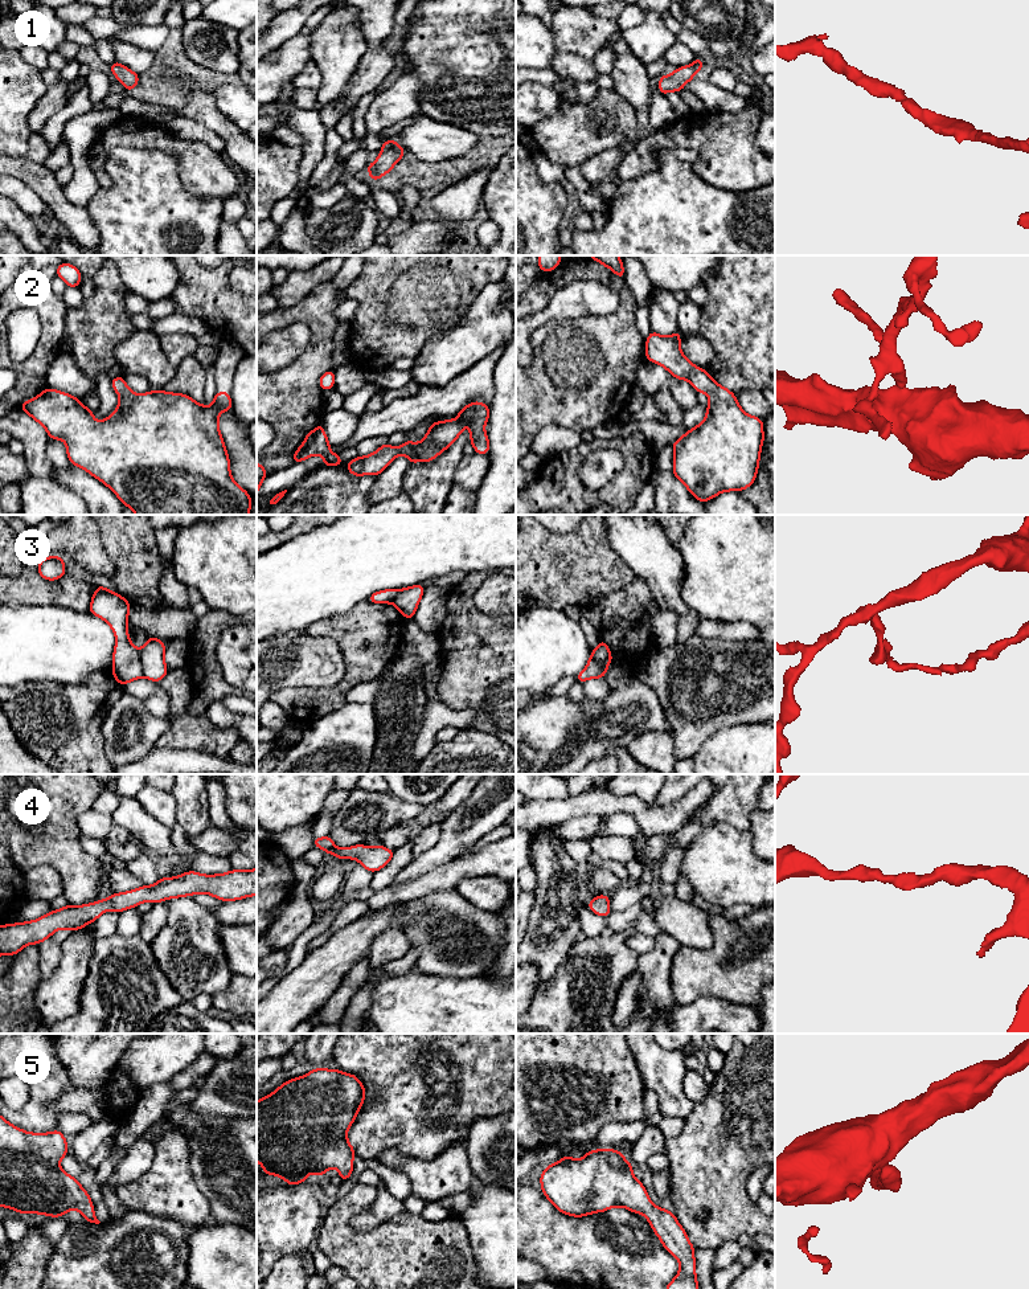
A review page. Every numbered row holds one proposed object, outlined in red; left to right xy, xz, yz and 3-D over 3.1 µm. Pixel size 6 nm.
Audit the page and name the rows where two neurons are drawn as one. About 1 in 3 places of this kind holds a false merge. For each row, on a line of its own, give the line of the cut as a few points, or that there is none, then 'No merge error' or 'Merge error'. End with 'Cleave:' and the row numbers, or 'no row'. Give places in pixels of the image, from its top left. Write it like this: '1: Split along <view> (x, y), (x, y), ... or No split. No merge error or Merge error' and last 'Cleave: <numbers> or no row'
1: No split. No merge error
2: No split. No merge error
3: Split along xy (138, 650), (144, 675). Merge error
4: No split. No merge error
5: No split. No merge error
Cleave: 3

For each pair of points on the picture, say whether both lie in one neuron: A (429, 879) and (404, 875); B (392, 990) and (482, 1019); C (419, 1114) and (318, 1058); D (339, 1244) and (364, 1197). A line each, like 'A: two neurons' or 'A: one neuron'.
A: two neurons
B: one neuron
C: two neurons
D: one neuron

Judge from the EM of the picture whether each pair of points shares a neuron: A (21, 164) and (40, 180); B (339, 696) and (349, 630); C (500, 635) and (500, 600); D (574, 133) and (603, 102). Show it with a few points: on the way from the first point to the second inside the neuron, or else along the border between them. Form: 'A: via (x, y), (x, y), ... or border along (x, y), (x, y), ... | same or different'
A: via (25, 168), (36, 176) | same
B: via (349, 680), (353, 676), (353, 646) | same
C: border along (474, 597), (474, 604), (483, 613), (501, 616) | different
D: via (582, 125), (597, 110) | same

